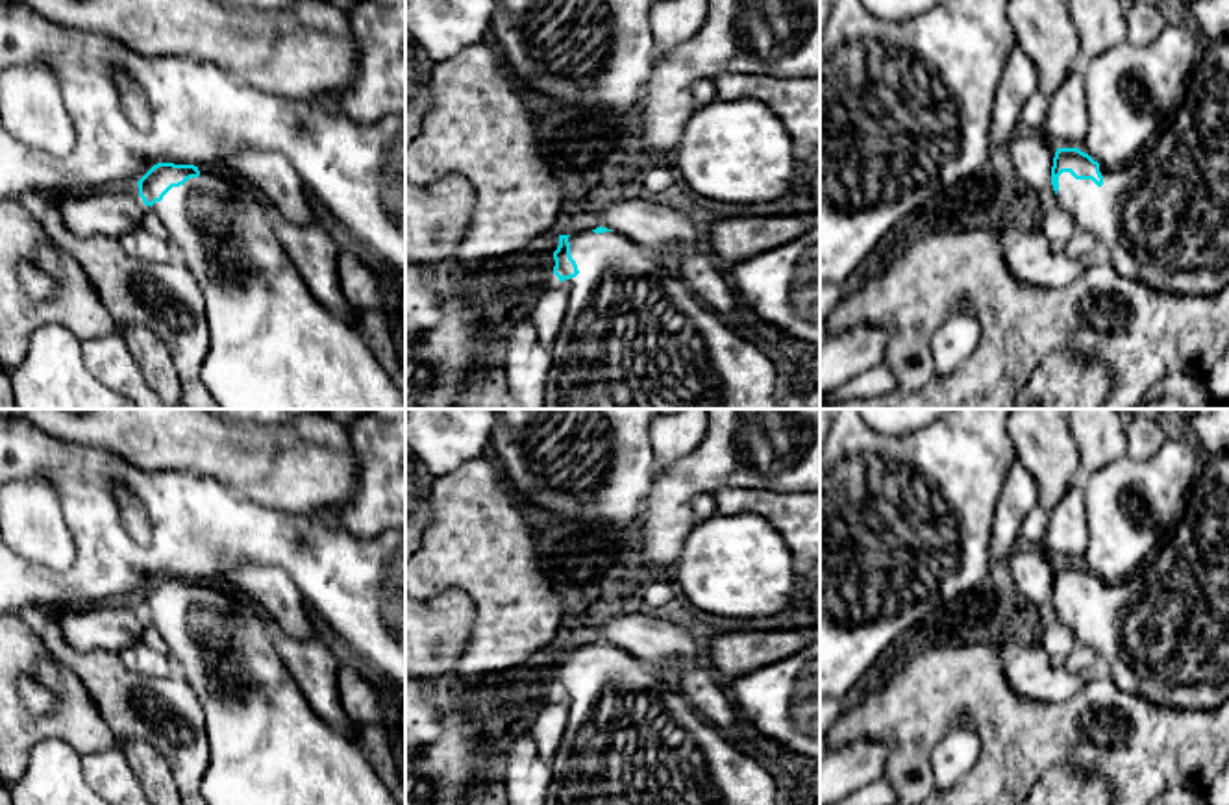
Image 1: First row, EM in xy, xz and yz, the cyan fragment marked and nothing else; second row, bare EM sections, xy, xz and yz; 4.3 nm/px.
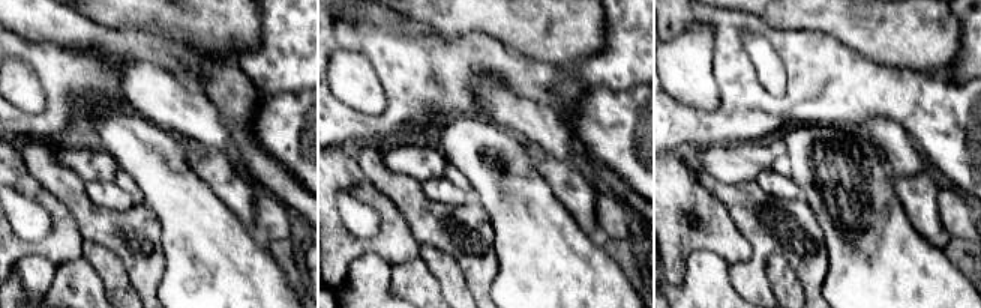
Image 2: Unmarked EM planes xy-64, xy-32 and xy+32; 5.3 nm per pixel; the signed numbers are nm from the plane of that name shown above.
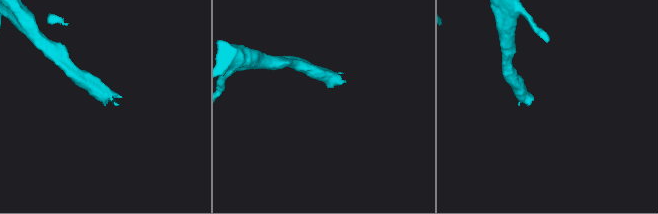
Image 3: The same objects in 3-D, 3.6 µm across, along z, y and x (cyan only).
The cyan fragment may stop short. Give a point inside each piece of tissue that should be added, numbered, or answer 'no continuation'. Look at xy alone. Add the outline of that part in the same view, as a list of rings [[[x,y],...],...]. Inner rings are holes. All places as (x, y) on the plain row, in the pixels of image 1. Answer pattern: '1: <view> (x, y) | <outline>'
1: xy (267, 746) | [[[198,585],[198,592],[172,601],[152,624],[205,716],[207,805],[398,805],[348,733],[311,709],[274,648],[267,614],[235,590]]]

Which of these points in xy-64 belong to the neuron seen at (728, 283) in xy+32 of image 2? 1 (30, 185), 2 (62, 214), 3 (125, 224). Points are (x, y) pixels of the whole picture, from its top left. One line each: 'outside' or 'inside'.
1: outside
2: outside
3: inside

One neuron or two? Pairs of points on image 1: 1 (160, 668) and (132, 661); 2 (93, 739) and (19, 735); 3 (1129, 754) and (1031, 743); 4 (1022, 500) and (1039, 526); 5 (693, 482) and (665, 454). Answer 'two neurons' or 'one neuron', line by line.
1: one neuron
2: one neuron
3: one neuron
4: two neurons
5: two neurons

